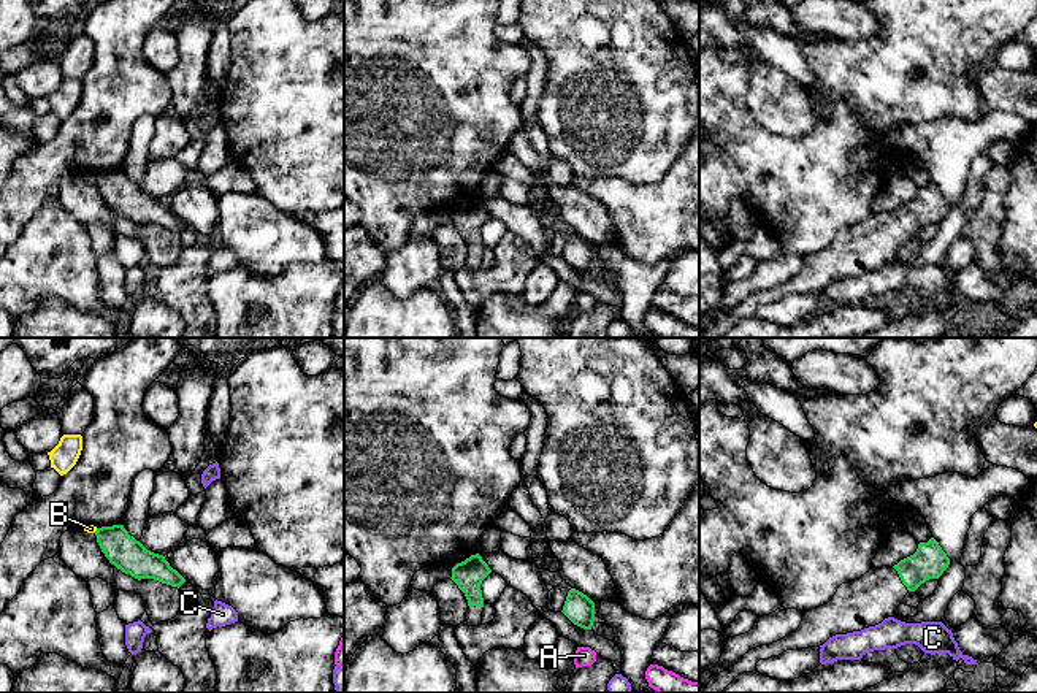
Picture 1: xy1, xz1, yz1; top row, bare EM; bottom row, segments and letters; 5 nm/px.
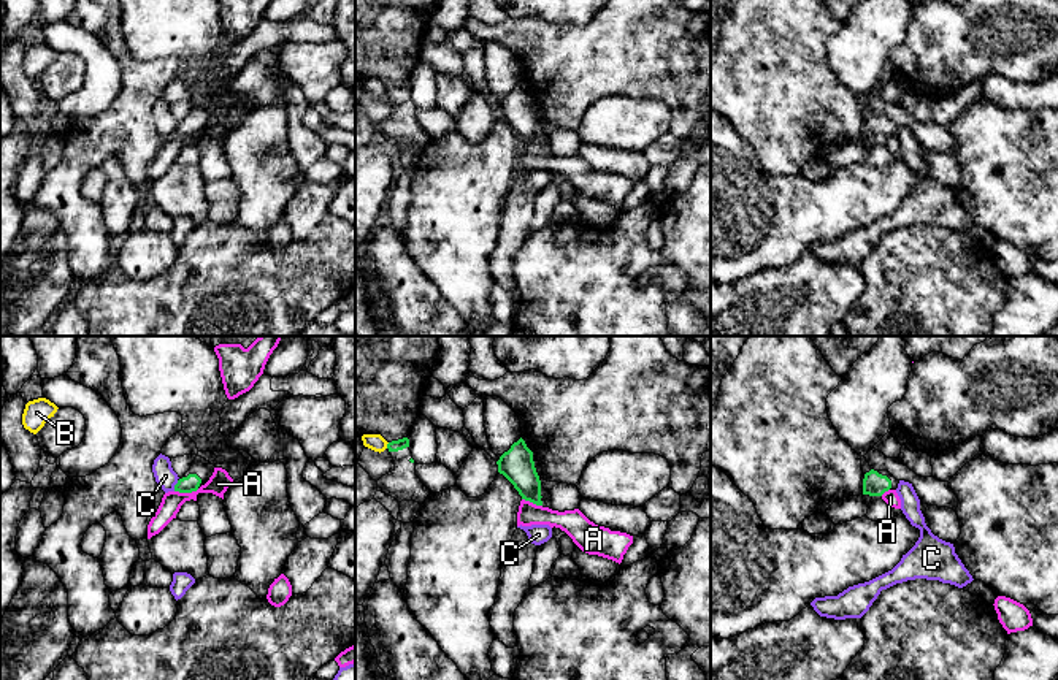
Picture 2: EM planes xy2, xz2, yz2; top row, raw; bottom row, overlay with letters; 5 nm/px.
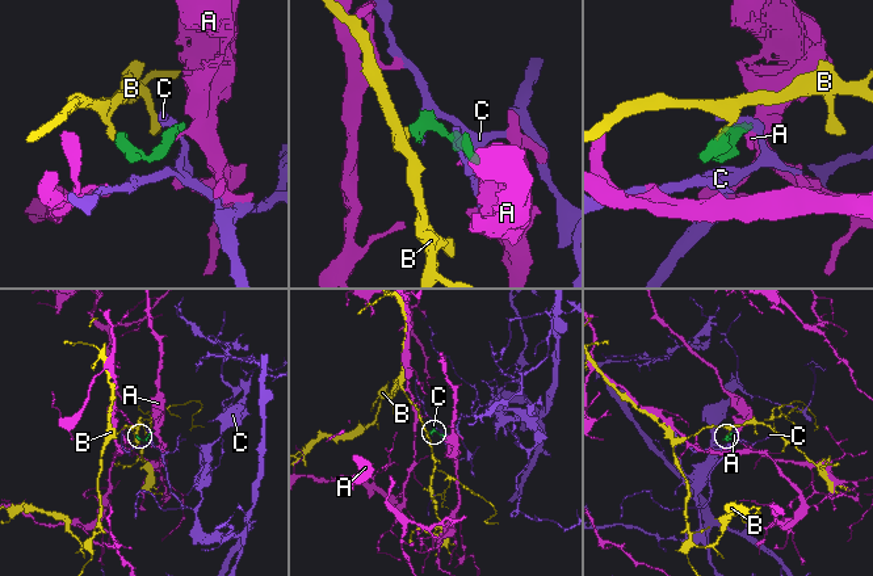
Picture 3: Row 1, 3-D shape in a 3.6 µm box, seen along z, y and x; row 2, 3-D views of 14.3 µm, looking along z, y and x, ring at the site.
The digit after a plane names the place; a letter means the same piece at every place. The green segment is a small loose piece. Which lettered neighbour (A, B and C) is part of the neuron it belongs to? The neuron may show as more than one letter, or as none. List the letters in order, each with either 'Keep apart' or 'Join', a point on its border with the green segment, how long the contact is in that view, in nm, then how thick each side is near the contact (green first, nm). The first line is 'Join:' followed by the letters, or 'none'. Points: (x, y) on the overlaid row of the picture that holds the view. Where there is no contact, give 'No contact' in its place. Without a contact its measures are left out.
Join: none
A: Keep apart. Touches green at xy2 (186, 492). Shared border 130 nm. Thickness 90 nm (green) against 110 nm
B: Keep apart. Touches green at xz2 (387, 446). Shared border 40 nm. Thickness 60 nm (green) against 90 nm
C: Keep apart. Touches green at xy2 (175, 485). Shared border 60 nm. Thickness 90 nm (green) against 100 nm

